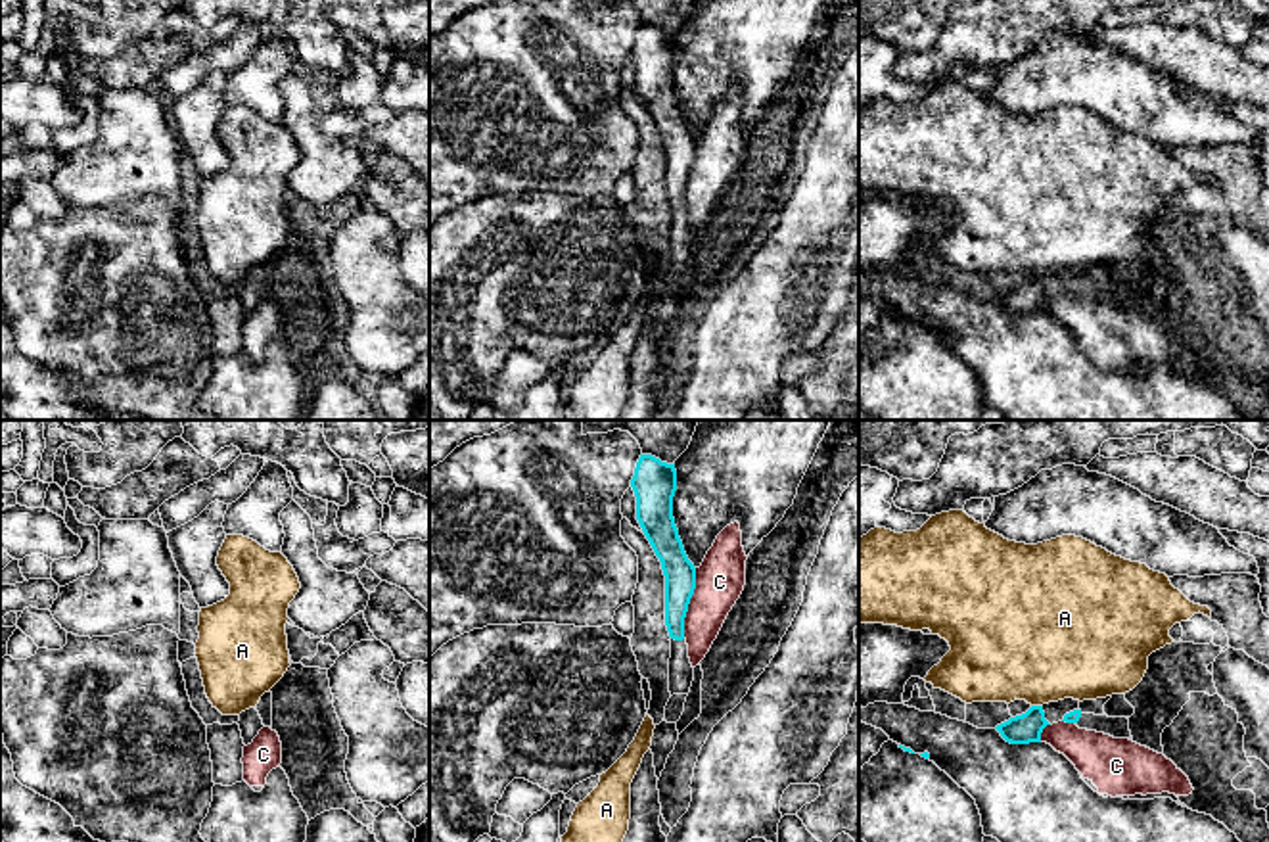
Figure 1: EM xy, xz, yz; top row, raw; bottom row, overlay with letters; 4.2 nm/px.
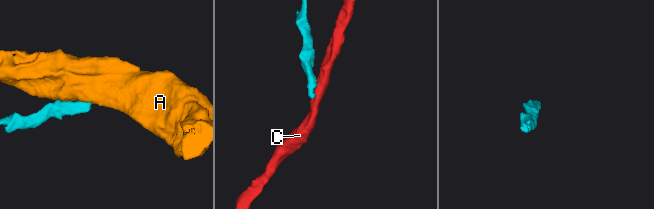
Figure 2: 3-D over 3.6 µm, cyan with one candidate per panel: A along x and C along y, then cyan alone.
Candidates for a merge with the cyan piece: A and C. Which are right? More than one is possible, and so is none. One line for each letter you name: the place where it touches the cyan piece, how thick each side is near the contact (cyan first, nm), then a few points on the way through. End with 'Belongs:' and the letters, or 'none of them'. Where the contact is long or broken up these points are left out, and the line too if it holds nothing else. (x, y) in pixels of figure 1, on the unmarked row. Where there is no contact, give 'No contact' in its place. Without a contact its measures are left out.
Belongs: none of them

